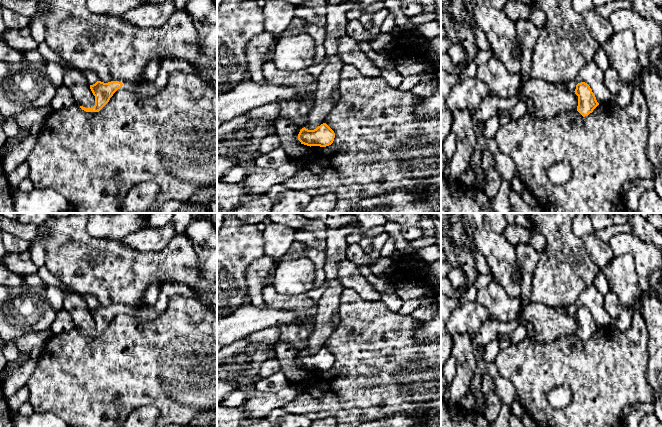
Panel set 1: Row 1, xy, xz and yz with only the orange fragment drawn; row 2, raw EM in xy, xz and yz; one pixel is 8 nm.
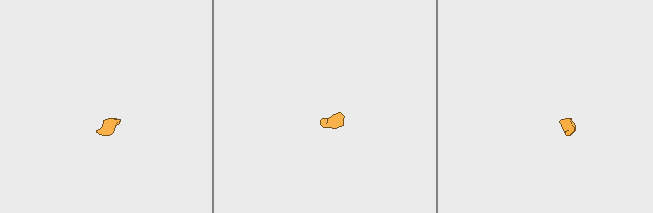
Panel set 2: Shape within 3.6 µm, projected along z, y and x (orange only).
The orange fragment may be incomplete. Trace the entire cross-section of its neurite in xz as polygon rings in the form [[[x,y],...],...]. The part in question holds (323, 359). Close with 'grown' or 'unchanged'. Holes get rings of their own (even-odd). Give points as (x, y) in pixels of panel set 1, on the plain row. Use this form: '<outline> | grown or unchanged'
[[[323,347],[314,354],[302,352],[298,358],[298,364],[301,368],[307,370],[320,370],[326,371],[333,367],[335,362],[334,355],[326,348]]] | unchanged

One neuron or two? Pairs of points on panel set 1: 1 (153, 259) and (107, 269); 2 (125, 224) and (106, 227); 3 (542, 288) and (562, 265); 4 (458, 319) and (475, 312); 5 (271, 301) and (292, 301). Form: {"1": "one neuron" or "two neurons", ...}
{"1": "one neuron", "2": "one neuron", "3": "one neuron", "4": "one neuron", "5": "one neuron"}

